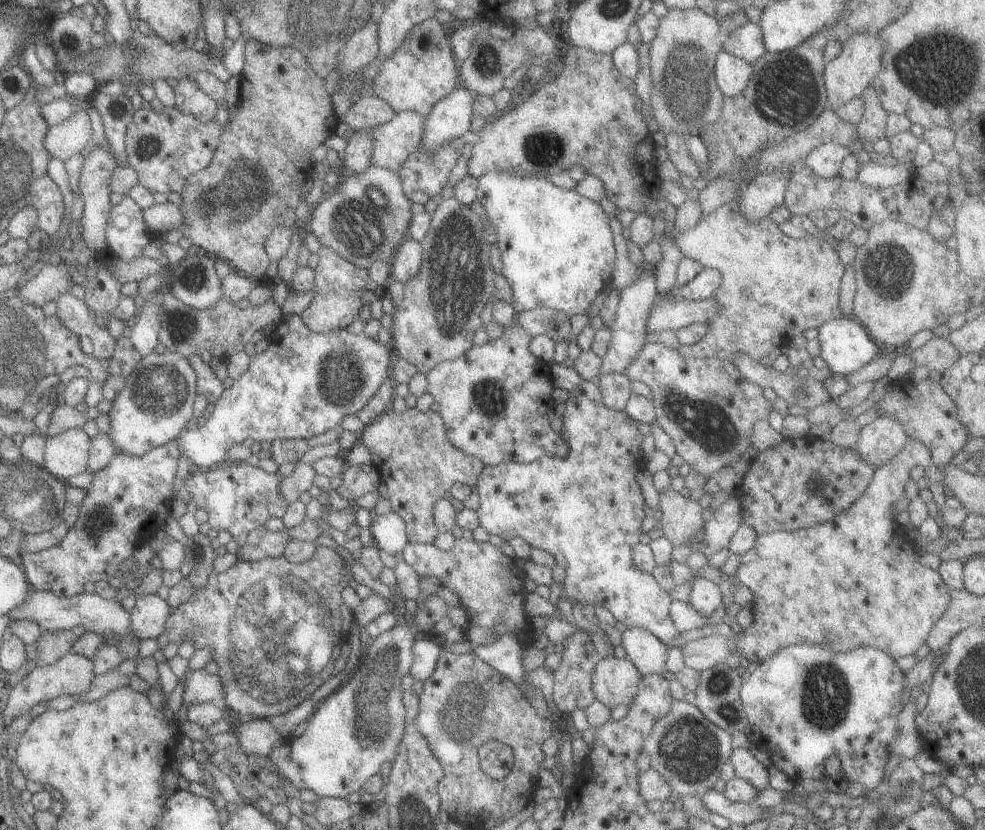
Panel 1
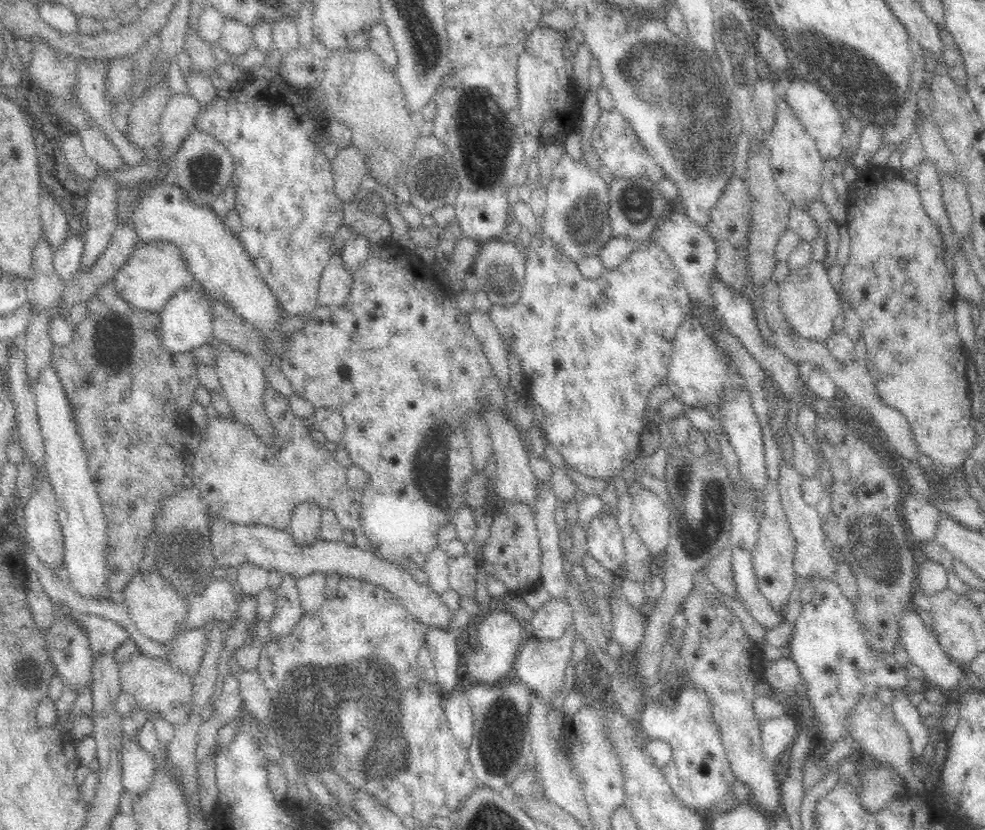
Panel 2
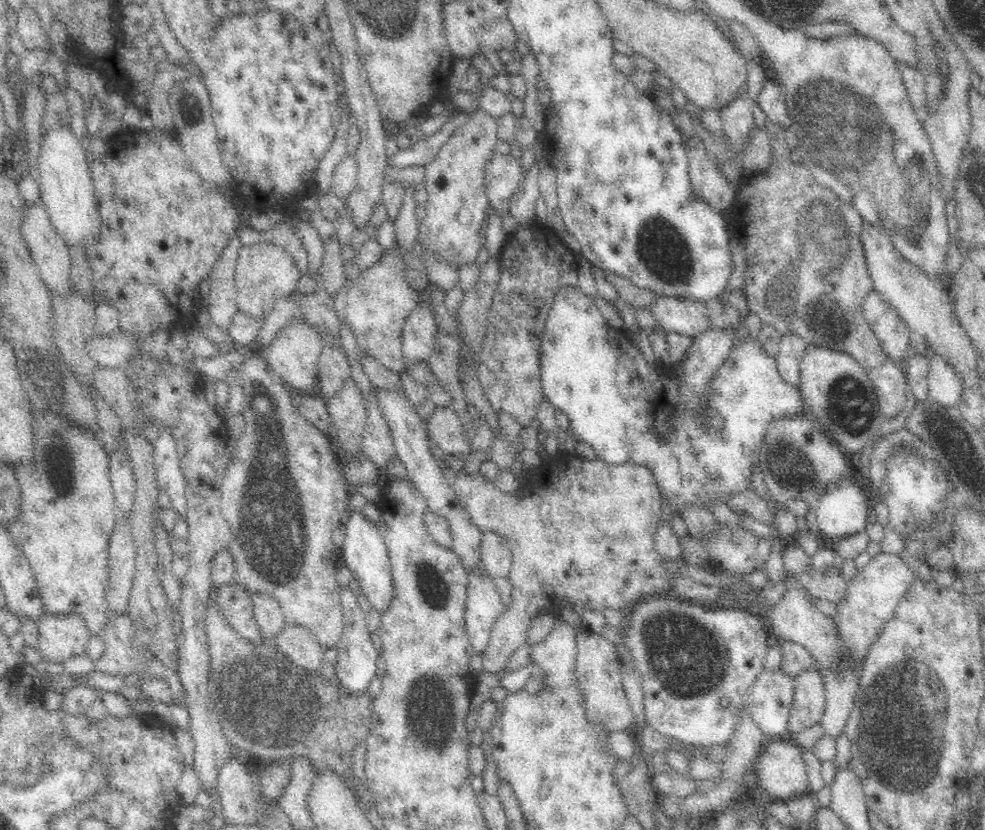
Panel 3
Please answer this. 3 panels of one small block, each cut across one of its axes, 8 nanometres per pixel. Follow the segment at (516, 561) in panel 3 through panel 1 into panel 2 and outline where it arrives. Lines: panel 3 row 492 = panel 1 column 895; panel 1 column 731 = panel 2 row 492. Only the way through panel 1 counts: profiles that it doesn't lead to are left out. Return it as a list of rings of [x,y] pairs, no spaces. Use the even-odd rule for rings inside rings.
[[[635,487],[628,524],[651,558],[666,552],[669,544],[670,510],[658,495],[647,488]]]

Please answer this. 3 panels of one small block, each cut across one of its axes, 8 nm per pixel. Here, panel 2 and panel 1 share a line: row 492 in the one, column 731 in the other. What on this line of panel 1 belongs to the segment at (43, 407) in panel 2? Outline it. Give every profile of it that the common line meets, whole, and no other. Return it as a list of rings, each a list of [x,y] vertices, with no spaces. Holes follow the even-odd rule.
[[[721,50],[714,58],[713,76],[716,87],[724,97],[739,94],[749,82],[752,65],[742,58],[727,54]]]

